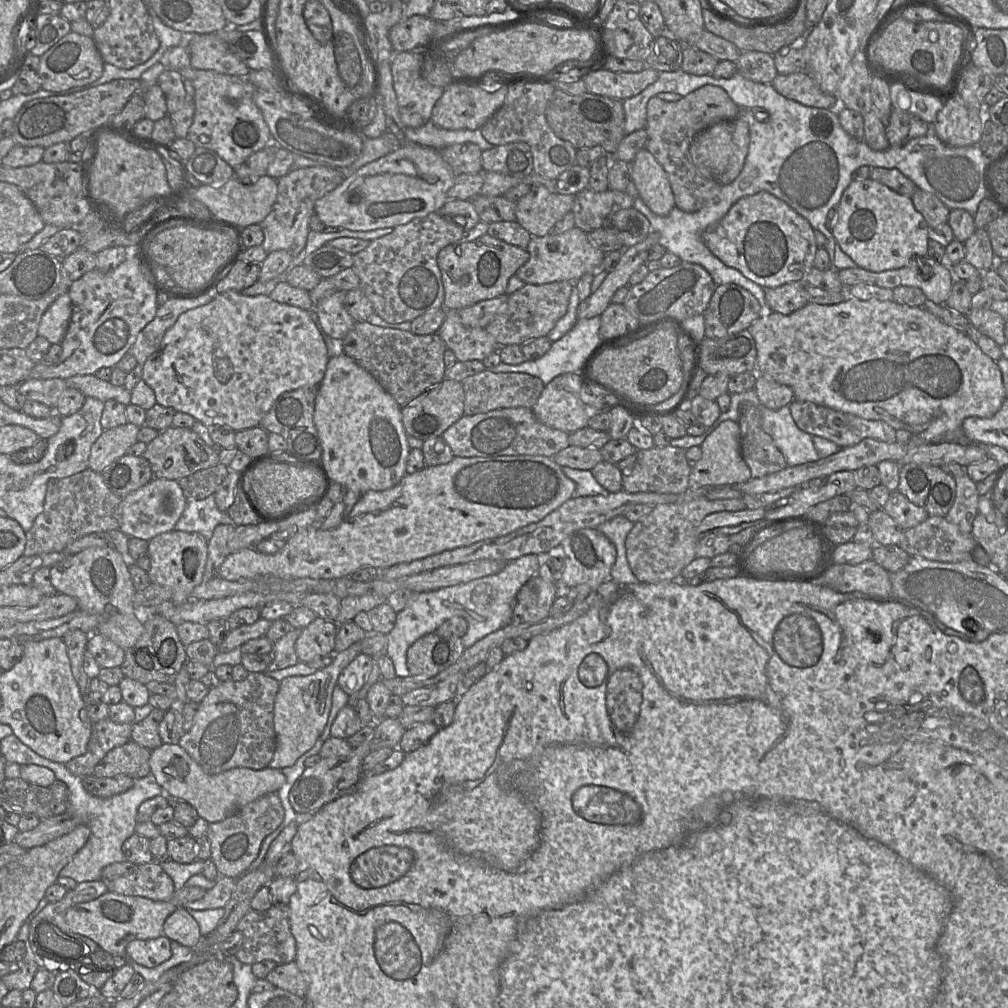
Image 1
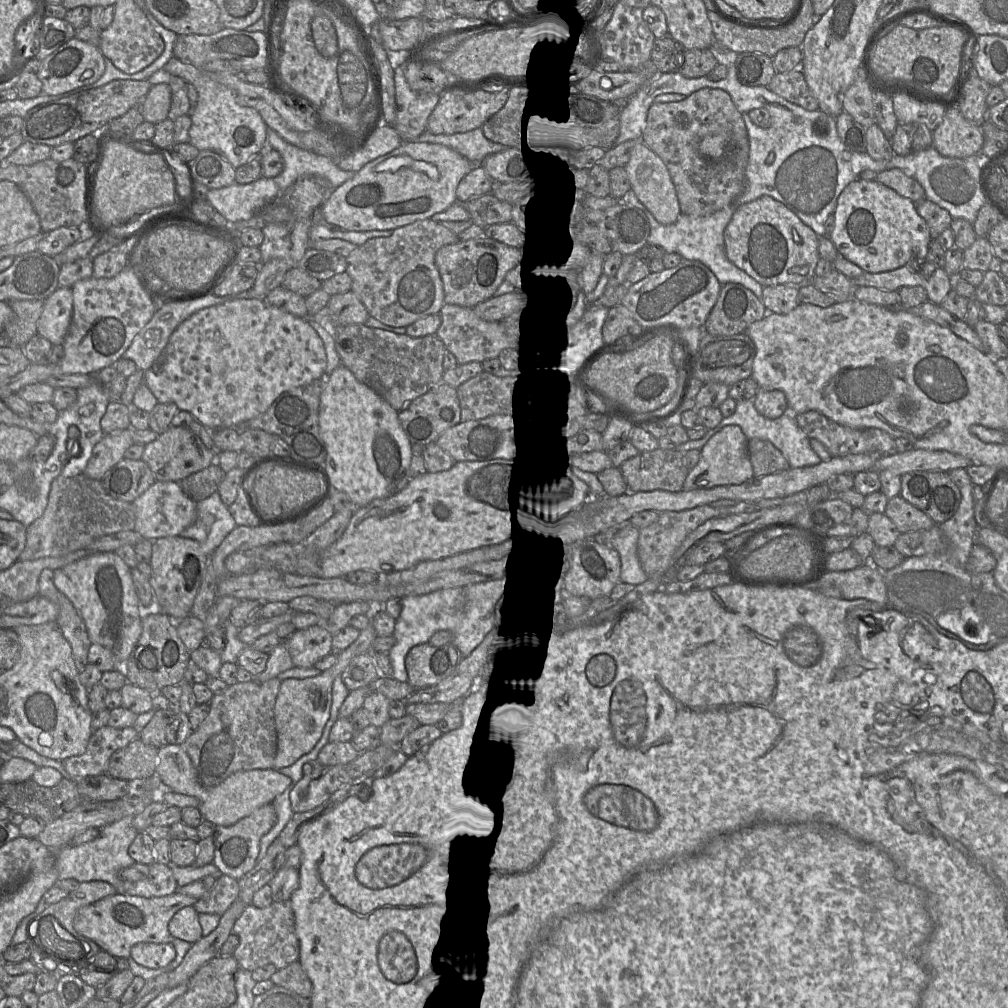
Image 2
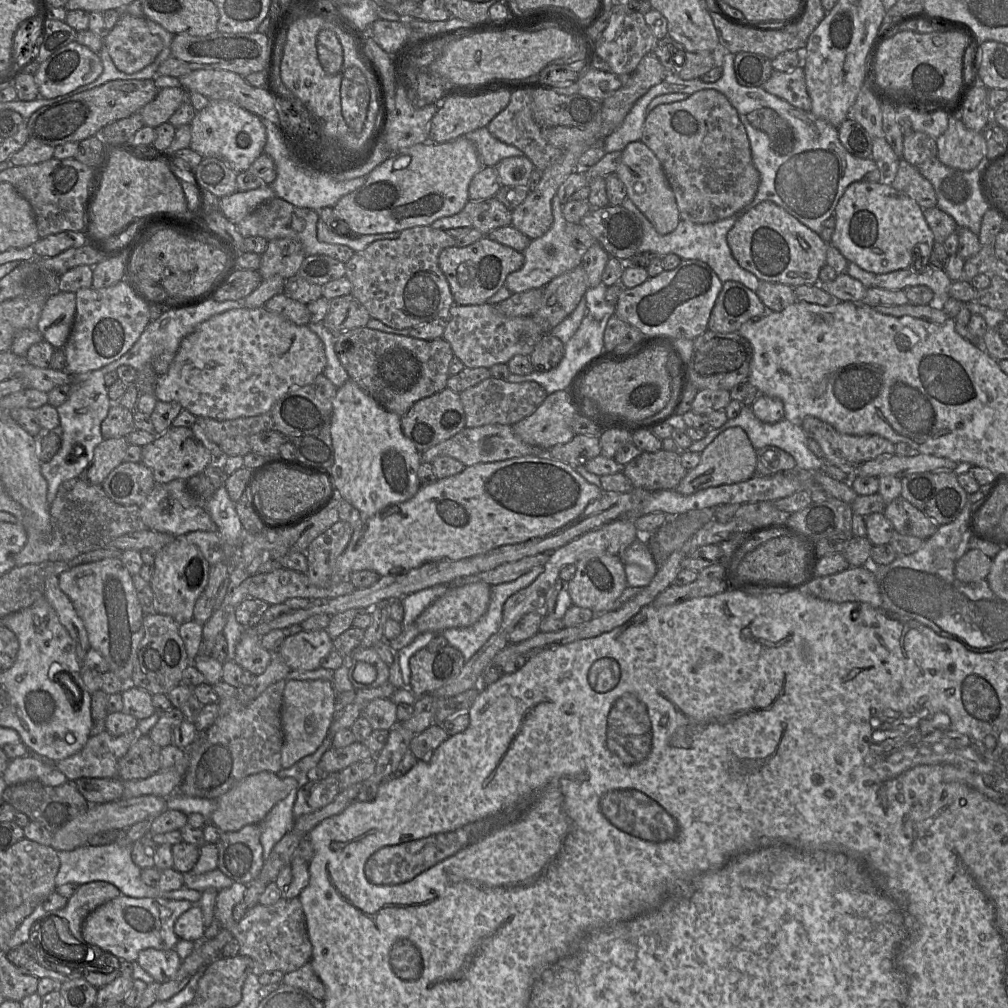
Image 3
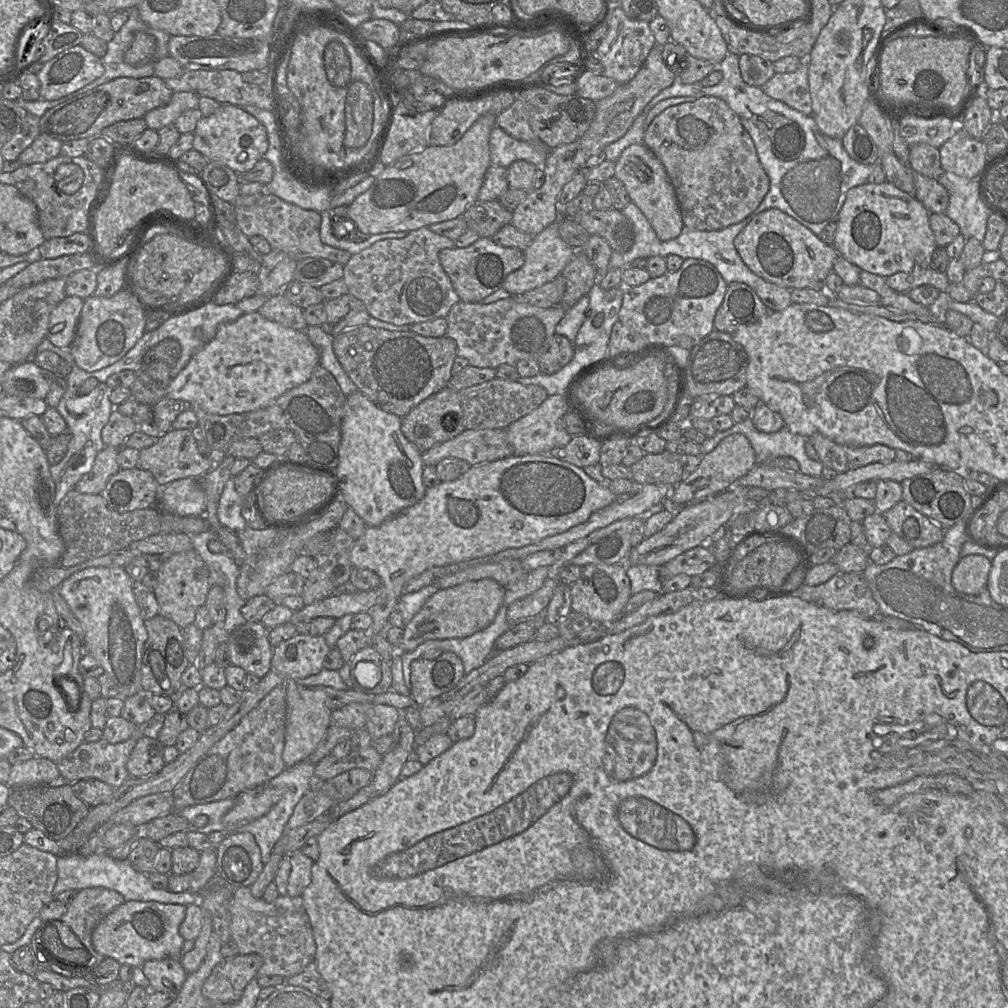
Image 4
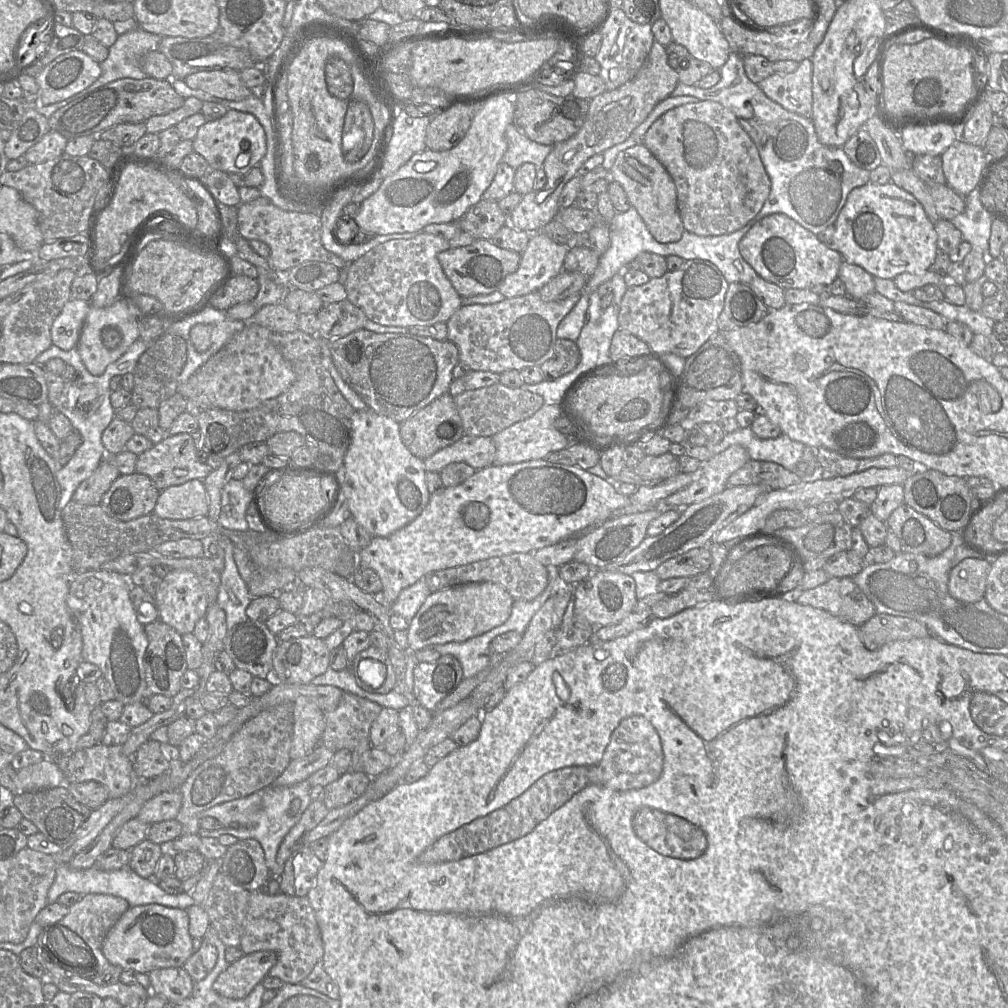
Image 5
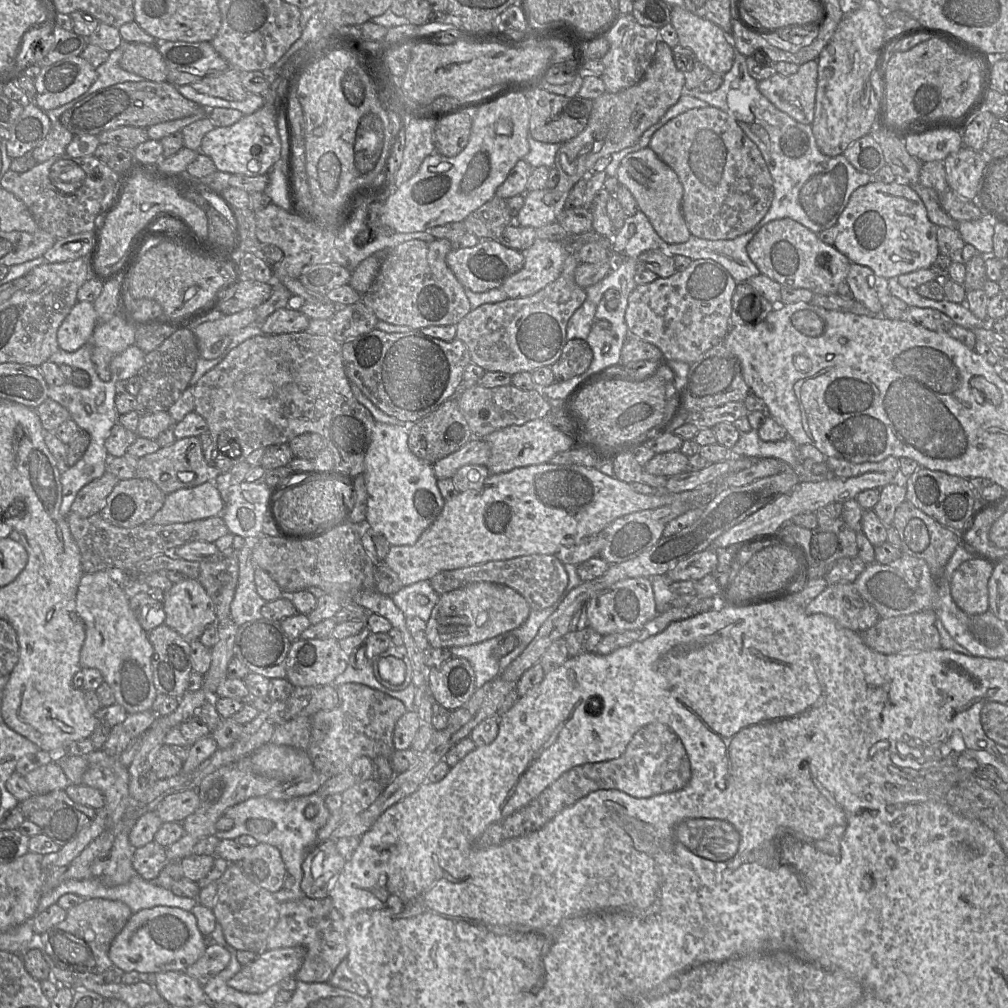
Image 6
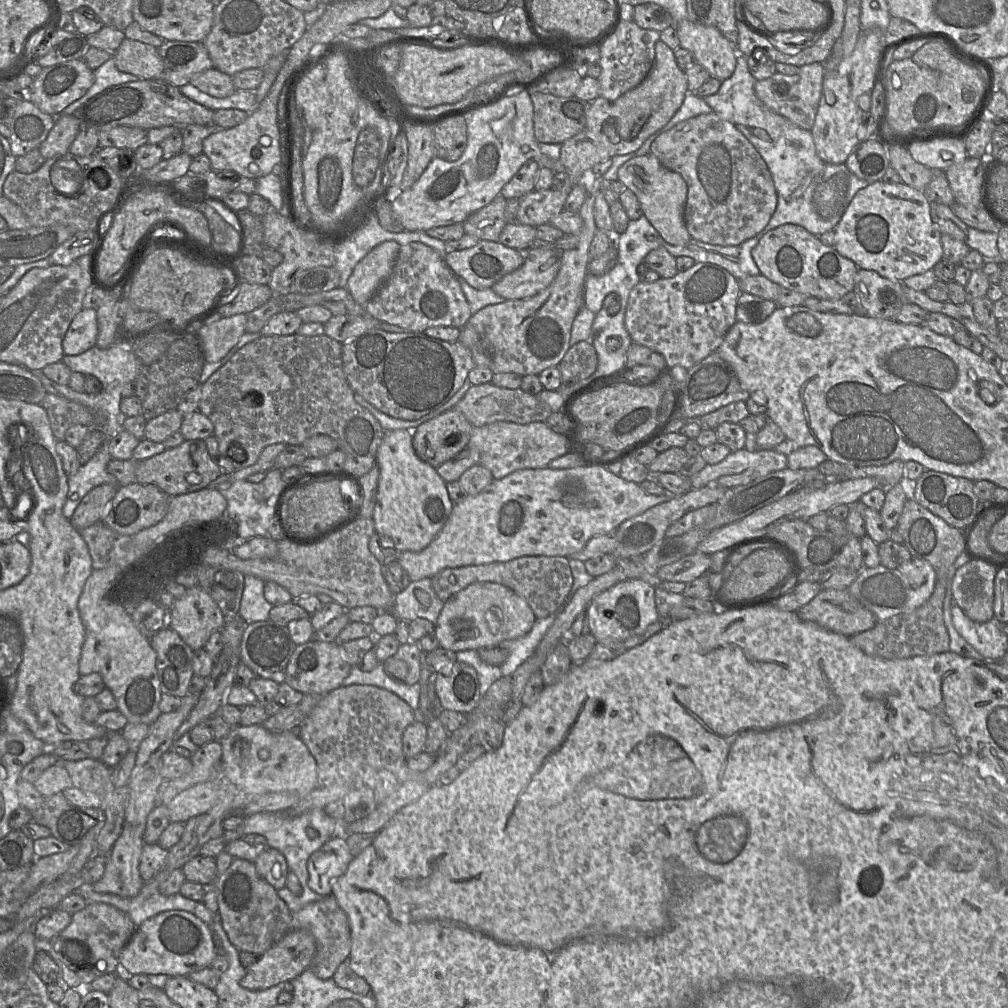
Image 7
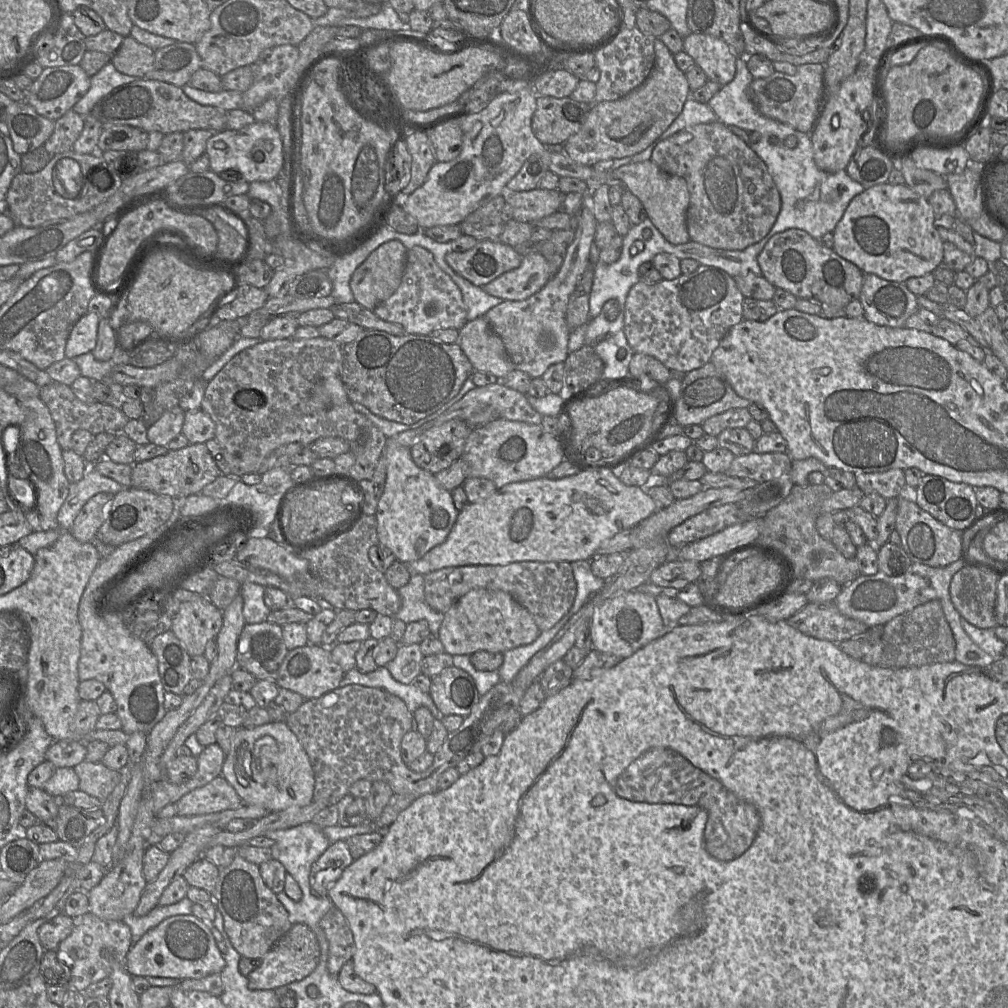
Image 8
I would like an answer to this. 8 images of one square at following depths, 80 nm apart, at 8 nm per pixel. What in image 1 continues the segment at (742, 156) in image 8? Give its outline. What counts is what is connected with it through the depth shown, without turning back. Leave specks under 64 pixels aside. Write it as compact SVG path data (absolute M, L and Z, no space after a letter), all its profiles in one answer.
M710 84L692 91L678 101L666 101L657 96L649 99L645 148L668 174L676 207L684 212L696 212L702 209L720 194L723 186L703 176L692 162L689 148L693 138L718 122L736 119L741 110L723 88Z

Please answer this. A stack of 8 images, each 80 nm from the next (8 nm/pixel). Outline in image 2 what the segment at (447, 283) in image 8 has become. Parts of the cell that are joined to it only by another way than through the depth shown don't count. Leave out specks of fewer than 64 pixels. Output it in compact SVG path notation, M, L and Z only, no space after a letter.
M431 217L396 228L389 237L369 239L346 257L346 272L352 279L351 291L364 304L369 316L389 326L407 327L428 315L438 314L445 304L445 294L443 282L435 263L435 255L442 246L458 241L457 234L432 220Z

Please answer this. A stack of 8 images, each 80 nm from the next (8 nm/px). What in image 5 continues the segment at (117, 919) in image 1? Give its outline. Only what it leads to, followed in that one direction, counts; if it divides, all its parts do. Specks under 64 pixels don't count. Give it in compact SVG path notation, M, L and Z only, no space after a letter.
M150 904L129 907L106 935L102 951L110 964L148 974L155 969L183 967L194 953L192 942L186 910Z

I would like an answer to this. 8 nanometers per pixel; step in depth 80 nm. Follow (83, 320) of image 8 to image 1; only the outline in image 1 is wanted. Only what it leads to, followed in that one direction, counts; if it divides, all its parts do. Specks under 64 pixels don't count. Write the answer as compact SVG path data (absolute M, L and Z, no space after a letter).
M70 295L59 296L44 312L38 335L45 337L51 344L61 344L72 316L72 301Z

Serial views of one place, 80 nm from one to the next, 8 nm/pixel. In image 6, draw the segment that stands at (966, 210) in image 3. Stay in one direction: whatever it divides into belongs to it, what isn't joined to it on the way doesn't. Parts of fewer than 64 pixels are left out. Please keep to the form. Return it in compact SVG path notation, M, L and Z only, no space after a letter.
M985 213L976 220L960 221L956 230L963 241L974 246L980 255L993 254L994 222Z

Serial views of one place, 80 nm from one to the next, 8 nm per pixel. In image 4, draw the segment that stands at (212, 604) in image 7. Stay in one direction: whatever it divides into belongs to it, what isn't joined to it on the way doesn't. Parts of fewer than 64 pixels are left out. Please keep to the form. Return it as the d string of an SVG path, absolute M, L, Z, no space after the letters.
M193 549L163 558L152 590L159 606L158 615L171 620L181 629L192 624L199 607L205 605L209 590L210 570Z

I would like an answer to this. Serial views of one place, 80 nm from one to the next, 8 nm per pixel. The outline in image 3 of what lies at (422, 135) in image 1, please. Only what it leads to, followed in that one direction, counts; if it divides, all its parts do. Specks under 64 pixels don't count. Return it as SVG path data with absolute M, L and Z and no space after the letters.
M487 126L475 129L463 136L475 144L482 166L495 167L504 158L523 155L520 149L495 138Z

